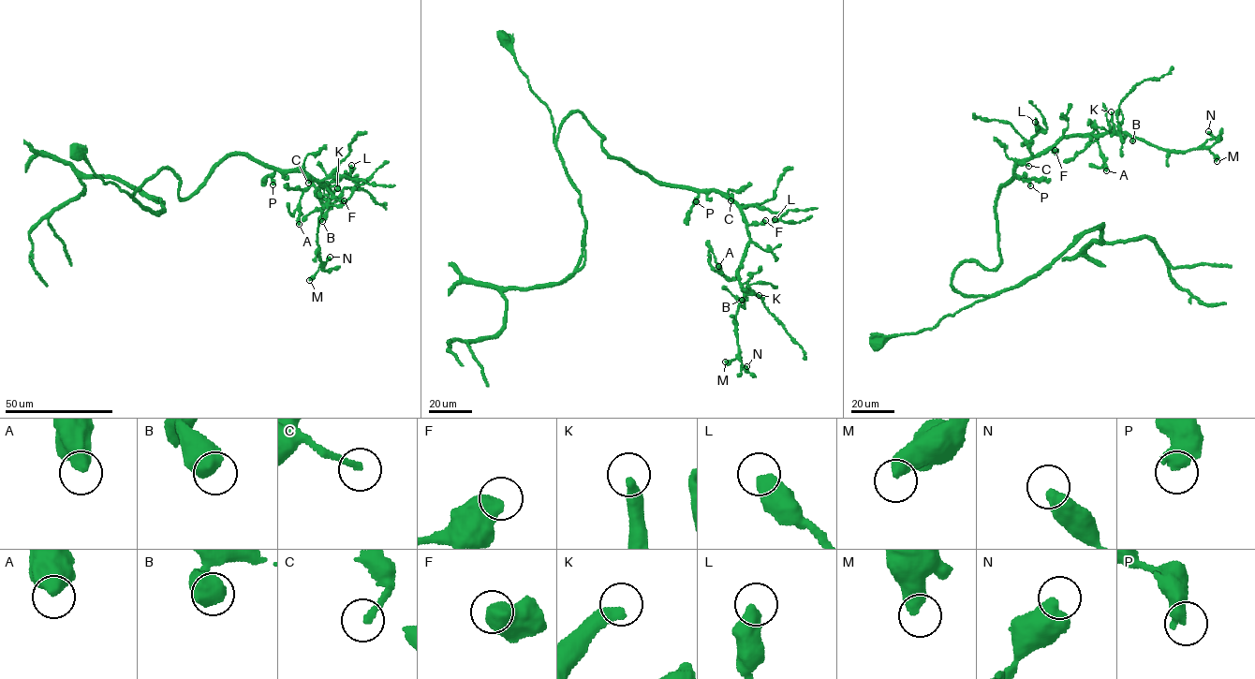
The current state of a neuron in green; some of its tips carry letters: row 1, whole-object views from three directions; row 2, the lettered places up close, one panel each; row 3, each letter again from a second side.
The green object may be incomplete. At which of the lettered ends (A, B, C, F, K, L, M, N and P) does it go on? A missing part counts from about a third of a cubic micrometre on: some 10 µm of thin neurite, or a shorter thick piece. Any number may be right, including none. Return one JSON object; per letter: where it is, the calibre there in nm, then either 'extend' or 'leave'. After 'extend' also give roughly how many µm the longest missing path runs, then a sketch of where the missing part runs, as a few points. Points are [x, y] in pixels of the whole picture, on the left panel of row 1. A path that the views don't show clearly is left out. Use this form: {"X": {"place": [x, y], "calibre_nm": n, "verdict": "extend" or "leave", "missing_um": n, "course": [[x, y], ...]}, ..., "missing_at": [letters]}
{"A": {"place": [299, 224], "calibre_nm": 600, "verdict": "leave"}, "B": {"place": [322, 221], "calibre_nm": 700, "verdict": "leave"}, "C": {"place": [308, 183], "calibre_nm": 200, "verdict": "extend", "missing_um": 5}, "F": {"place": [344, 200], "calibre_nm": 650, "verdict": "leave"}, "K": {"place": [337, 188], "calibre_nm": 420, "verdict": "extend", "missing_um": 6}, "L": {"place": [351, 165], "calibre_nm": 500, "verdict": "leave"}, "M": {"place": [309, 280], "calibre_nm": 500, "verdict": "leave"}, "N": {"place": [330, 257], "calibre_nm": 550, "verdict": "leave"}, "P": {"place": [273, 184], "calibre_nm": 550, "verdict": "leave"}, "missing_at": ["C", "K"]}

